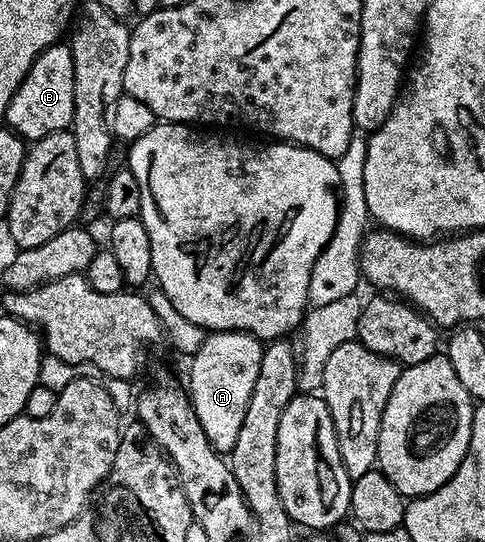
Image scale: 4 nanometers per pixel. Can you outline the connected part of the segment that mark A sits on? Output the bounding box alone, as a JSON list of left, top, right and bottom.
[186,331,263,455]

